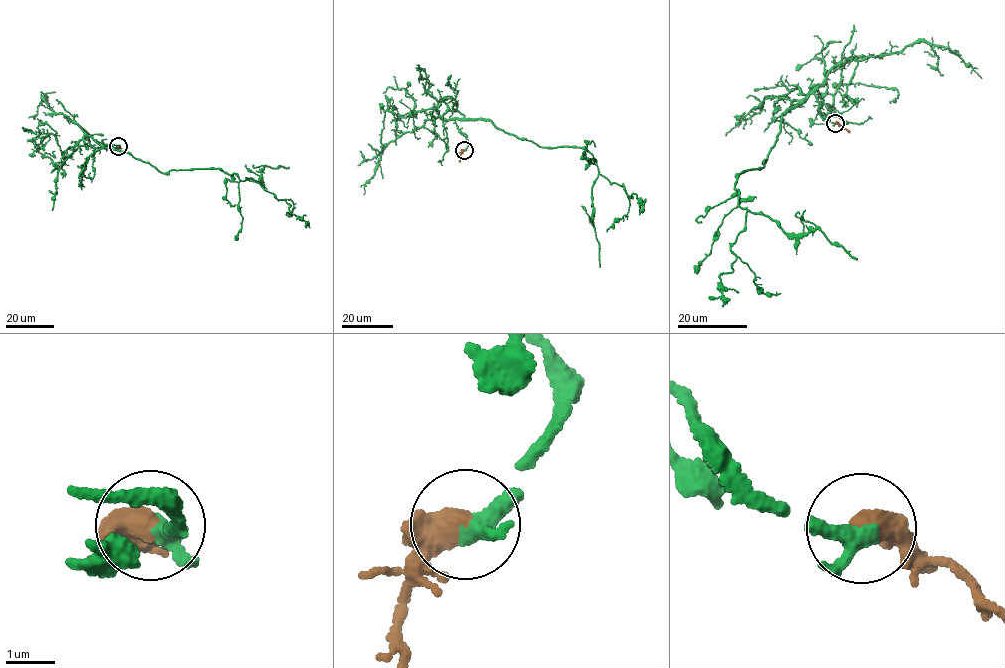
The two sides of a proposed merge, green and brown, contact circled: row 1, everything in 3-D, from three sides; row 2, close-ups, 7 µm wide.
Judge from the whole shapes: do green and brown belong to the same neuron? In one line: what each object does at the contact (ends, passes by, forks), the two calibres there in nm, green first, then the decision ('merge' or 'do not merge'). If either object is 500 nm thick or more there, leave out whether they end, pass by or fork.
280 nm thick on the green side, 600 nm on the other; merge

